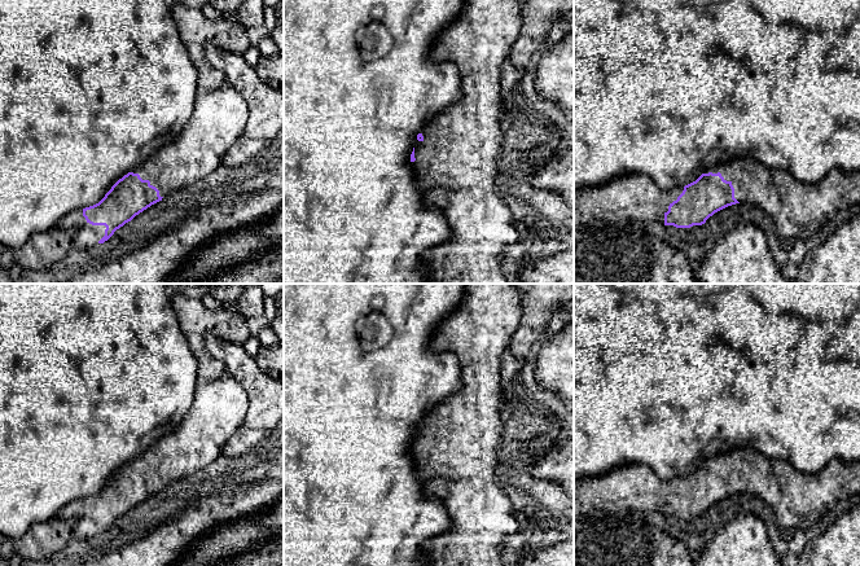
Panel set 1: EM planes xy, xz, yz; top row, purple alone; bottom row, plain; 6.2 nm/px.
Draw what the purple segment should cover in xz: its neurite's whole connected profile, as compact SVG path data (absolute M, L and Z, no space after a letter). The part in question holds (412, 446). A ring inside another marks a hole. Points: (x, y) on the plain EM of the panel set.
M466 284L461 303L434 332L431 348L435 352L452 352L457 356L462 387L431 408L426 418L417 425L411 444L411 457L417 475L424 482L424 495L439 500L452 521L449 530L422 547L421 552L426 554L429 566L504 566L501 560L504 539L525 525L514 515L496 473L504 430L499 409L503 394L501 361L519 323L521 293L513 284Z

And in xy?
M227 373L219 379L198 383L194 389L194 402L181 422L119 469L98 493L83 499L82 514L73 521L73 538L88 539L104 534L117 519L162 491L164 486L209 466L221 455L223 446L242 425L247 407L246 391Z

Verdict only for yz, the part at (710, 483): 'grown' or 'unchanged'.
grown

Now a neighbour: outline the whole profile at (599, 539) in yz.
M598 514L574 519L574 566L696 566L683 540L648 523L642 515Z

